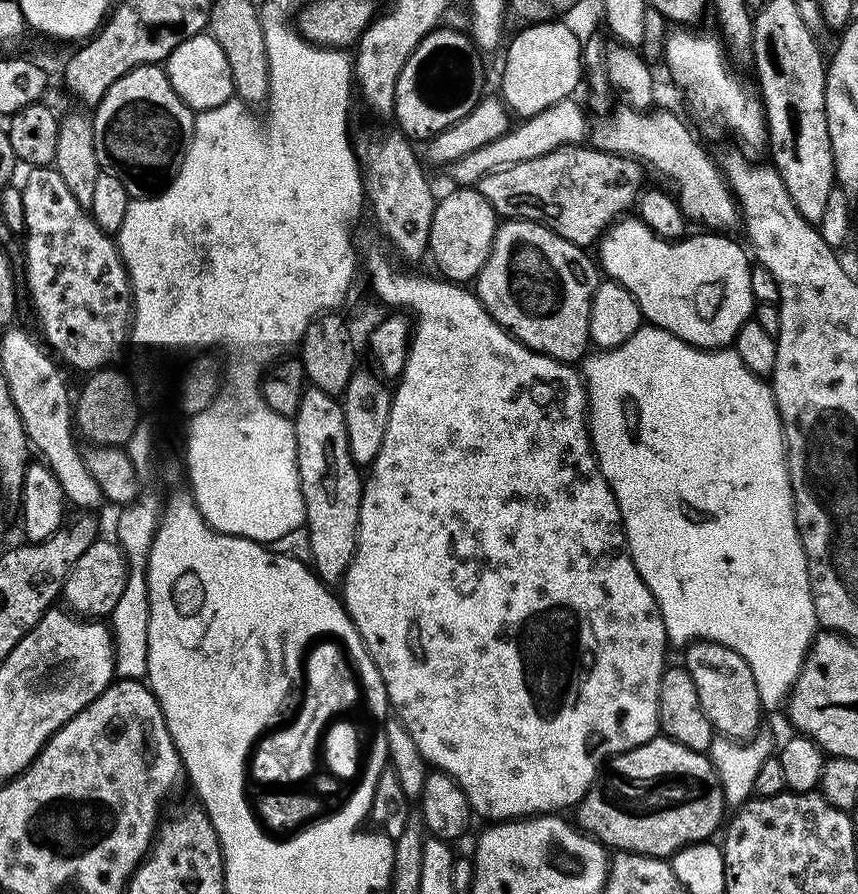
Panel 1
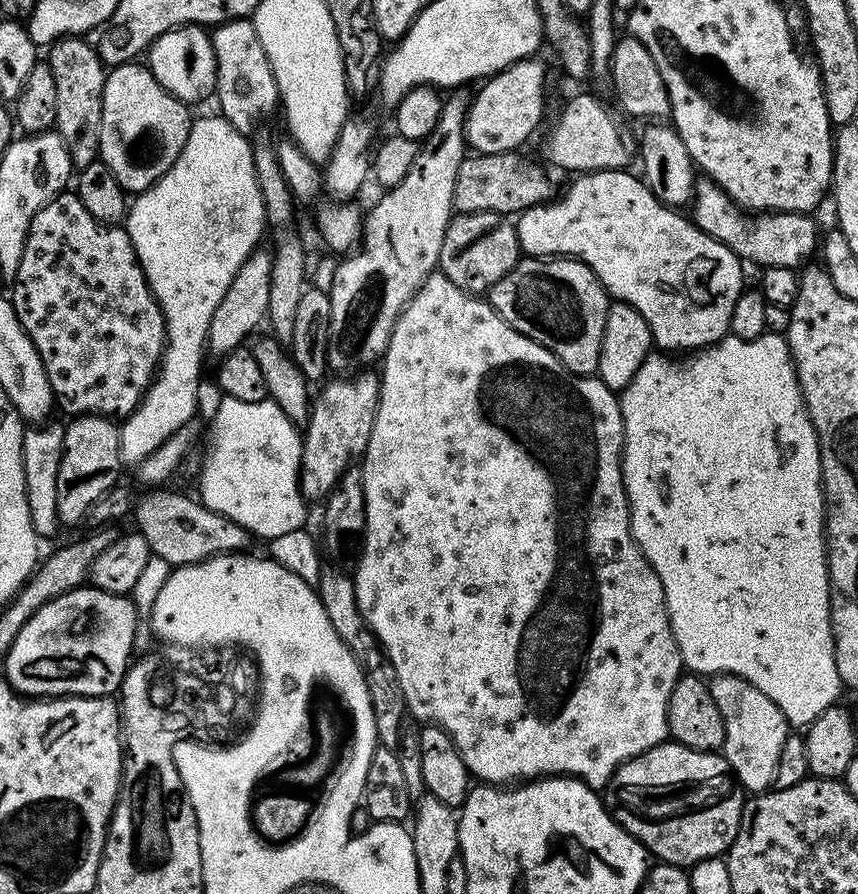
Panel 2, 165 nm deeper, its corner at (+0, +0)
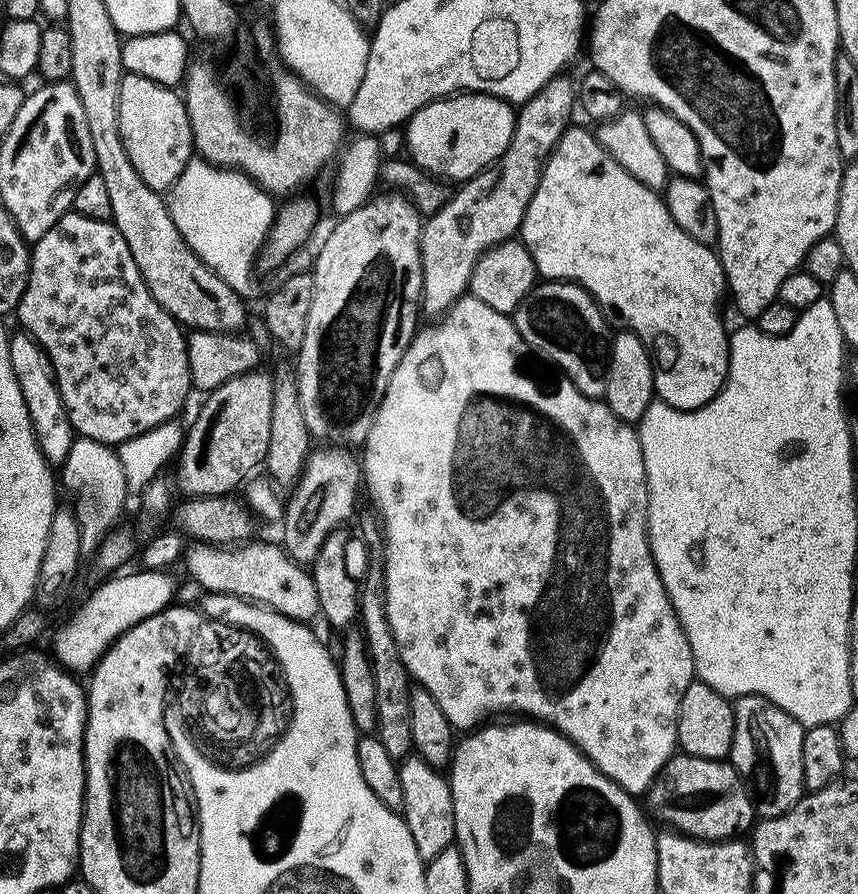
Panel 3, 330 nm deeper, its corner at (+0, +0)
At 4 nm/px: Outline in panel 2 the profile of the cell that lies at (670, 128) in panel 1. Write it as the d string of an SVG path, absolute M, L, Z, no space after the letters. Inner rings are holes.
M700 178L693 183L692 199L690 201L690 219L697 228L700 228L707 236L714 238L718 242L722 242L741 261L752 264L760 264L761 269L770 266L786 266L787 268L799 269L808 260L818 248L818 232L816 236L816 224L811 219L811 215L803 212L762 212L753 214L751 211L745 210L730 199L728 195L721 190L712 180Z

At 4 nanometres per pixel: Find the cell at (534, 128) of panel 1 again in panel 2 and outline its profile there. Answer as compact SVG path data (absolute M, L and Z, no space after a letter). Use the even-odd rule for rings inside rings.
M580 92L564 109L560 112L560 117L556 120L556 125L552 128L552 133L548 136L548 141L544 144L544 152L548 155L548 160L556 168L565 168L571 174L583 174L586 172L614 172L624 170L629 167L628 163L633 163L634 152L628 149L628 144L624 141L624 132L620 129L618 121L612 117L612 112L596 96L591 96L588 92Z

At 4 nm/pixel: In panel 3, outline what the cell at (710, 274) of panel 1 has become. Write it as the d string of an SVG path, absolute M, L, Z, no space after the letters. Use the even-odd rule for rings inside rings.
M569 127L567 132L560 135L556 148L550 153L540 174L540 185L530 202L520 227L519 239L528 247L528 253L536 263L536 271L544 280L568 280L571 284L580 284L596 299L596 303L604 309L605 313L620 316L625 329L631 330L646 347L652 357L652 373L654 374L654 396L661 404L669 404L683 412L693 412L706 406L720 393L724 379L728 376L728 341L729 329L724 329L724 320L720 317L720 299L726 296L726 281L724 267L719 255L709 245L698 242L674 222L670 210L664 205L663 199L653 189L647 188L638 178L634 178L601 146L591 131L584 128Z

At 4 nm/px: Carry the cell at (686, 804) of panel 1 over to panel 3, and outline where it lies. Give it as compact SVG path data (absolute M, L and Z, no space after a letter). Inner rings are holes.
M673 754L648 789L646 808L664 826L683 836L692 836L696 840L730 840L737 834L747 833L754 824L753 797L746 784L744 789L743 783L740 773L724 760Z

